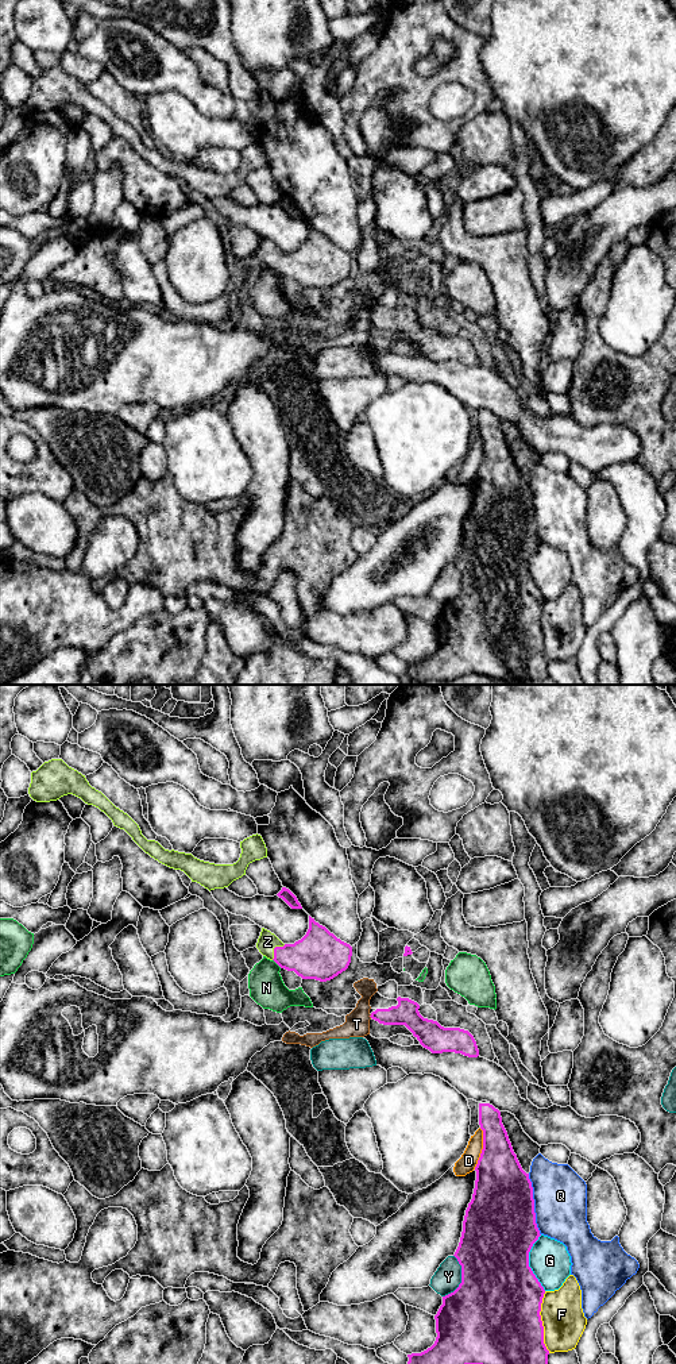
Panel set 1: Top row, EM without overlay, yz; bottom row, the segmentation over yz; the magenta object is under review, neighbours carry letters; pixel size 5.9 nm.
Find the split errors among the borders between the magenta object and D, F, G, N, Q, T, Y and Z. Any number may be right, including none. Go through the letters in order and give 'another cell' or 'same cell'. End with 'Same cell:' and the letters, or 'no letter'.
D: another cell
F: another cell
G: another cell
N: another cell
Q: another cell
T: another cell
Y: another cell
Z: same cell
Same cell: Z

